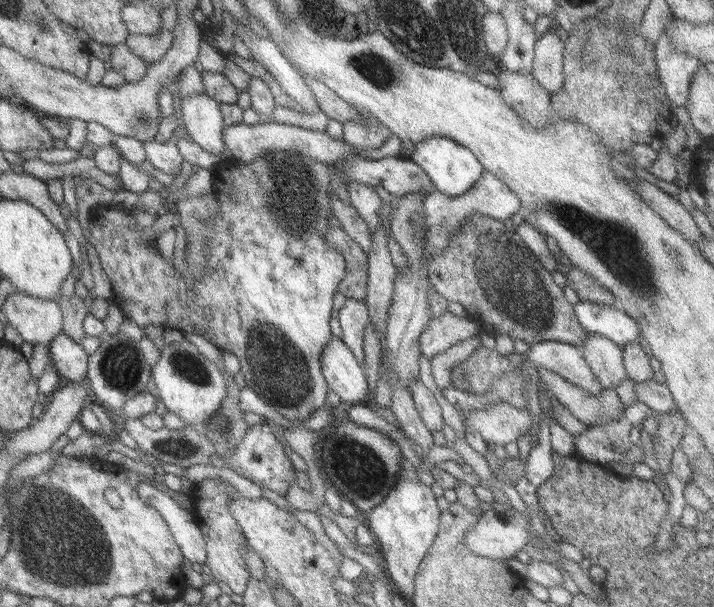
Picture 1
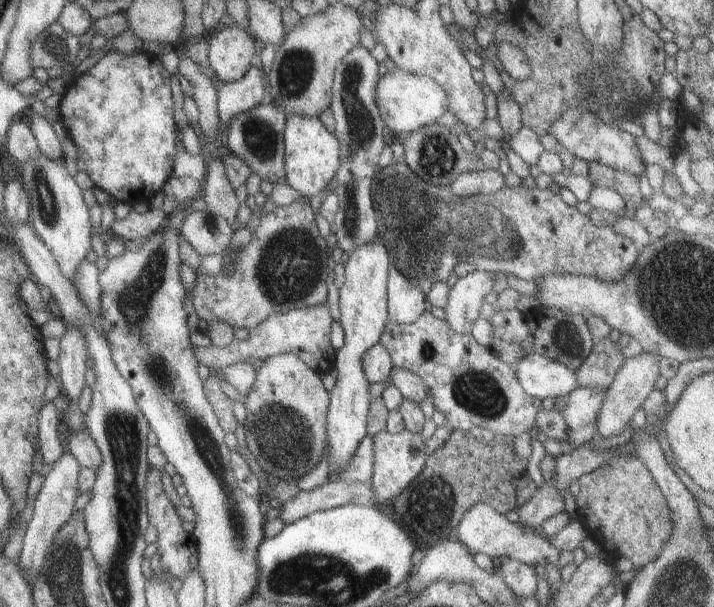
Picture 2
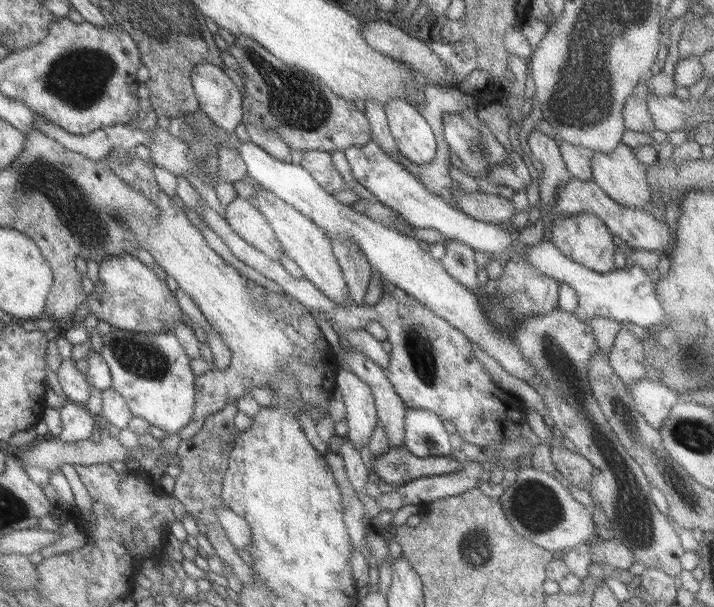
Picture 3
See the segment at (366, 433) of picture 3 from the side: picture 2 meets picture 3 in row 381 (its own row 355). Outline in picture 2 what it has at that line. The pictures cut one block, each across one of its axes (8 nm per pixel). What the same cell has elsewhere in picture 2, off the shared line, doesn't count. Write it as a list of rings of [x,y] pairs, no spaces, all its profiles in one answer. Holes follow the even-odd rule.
[[[373,240],[353,248],[343,264],[343,284],[338,288],[338,322],[344,332],[343,346],[335,350],[334,368],[337,380],[328,390],[328,407],[325,415],[325,442],[327,445],[328,474],[339,472],[359,441],[367,435],[366,420],[370,405],[369,380],[363,374],[361,358],[379,342],[387,320],[386,280],[390,268],[385,248]]]

